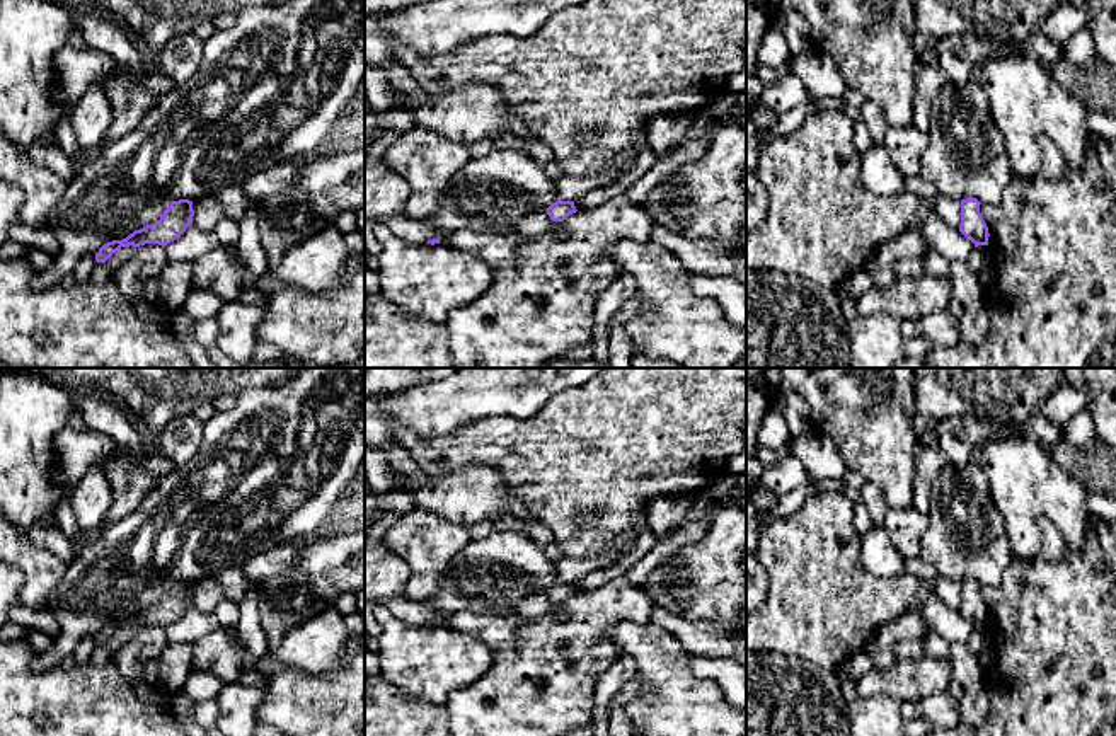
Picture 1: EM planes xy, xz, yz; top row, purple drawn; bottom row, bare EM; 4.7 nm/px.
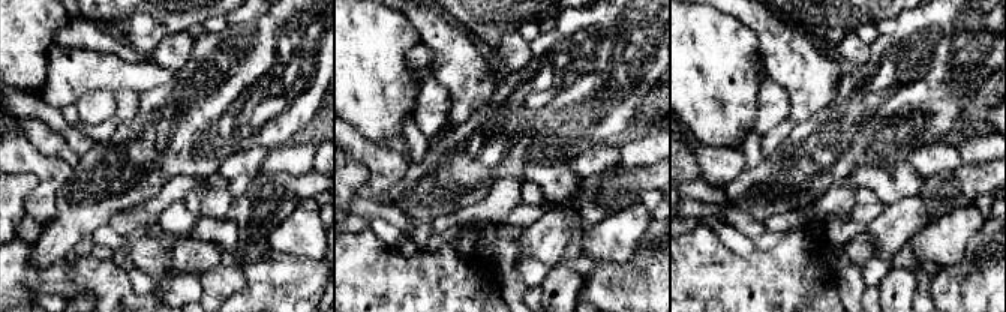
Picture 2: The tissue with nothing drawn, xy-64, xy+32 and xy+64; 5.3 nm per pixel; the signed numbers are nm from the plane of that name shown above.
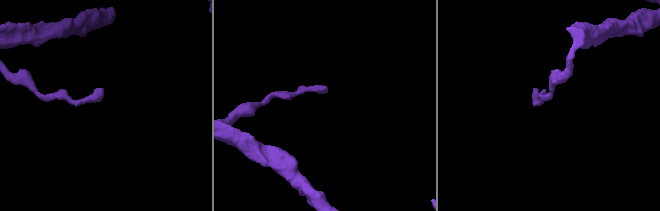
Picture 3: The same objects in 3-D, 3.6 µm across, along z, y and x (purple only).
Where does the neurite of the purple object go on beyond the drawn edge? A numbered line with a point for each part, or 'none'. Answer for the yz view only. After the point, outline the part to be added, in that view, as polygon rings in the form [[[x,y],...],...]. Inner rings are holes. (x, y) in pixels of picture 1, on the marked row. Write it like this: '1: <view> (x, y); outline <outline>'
none

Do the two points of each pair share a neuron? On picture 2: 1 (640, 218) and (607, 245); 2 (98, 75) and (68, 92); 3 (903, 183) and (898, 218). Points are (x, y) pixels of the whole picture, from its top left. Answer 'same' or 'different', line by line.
1: same
2: same
3: different

